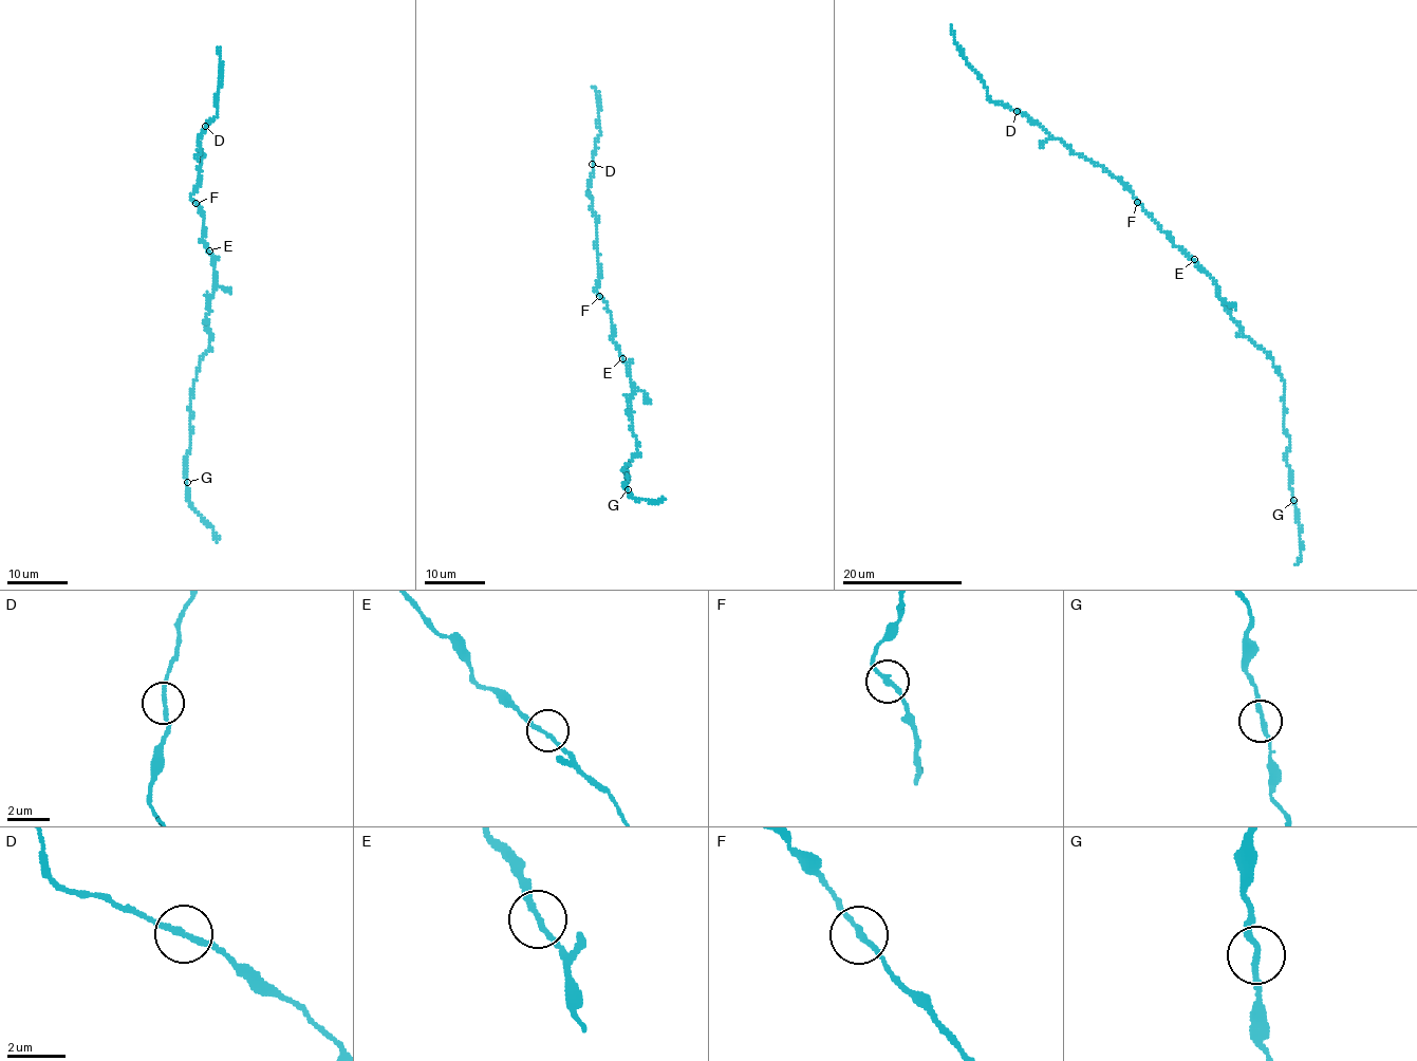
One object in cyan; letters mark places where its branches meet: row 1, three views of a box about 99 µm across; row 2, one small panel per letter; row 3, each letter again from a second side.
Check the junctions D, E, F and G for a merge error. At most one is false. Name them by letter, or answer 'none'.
none

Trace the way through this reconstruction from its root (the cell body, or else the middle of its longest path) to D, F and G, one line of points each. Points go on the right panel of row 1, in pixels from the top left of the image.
D: (1194, 260), (1172, 243), (1119, 180), (1100, 165), (1076, 154), (1060, 140), (1052, 138), (1018, 110)
F: (1194, 260), (1172, 243), (1137, 202)
G: (1194, 260), (1212, 279), (1242, 333), (1268, 354), (1282, 378), (1293, 500)

